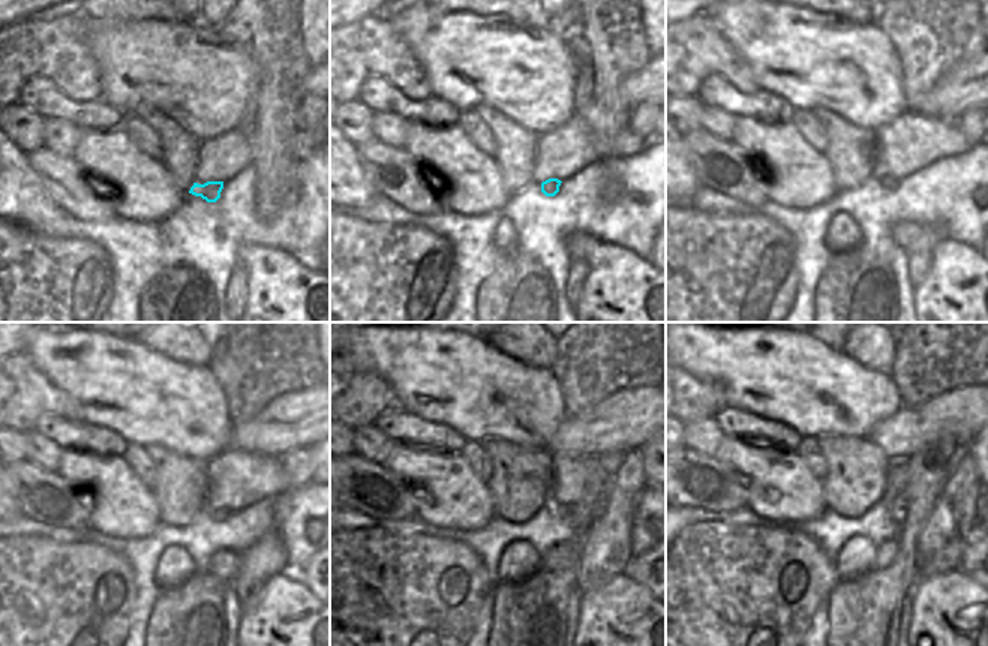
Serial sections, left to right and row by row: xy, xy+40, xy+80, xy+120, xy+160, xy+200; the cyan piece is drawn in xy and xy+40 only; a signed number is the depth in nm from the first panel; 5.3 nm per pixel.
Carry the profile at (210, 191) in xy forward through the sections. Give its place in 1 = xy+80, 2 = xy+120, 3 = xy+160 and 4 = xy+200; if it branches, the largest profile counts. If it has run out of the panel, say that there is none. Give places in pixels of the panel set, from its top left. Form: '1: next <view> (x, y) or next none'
1: next xy+80 (888, 183)
2: next xy+120 (218, 514)
3: next xy+160 (562, 510)
4: next xy+200 (898, 507)

